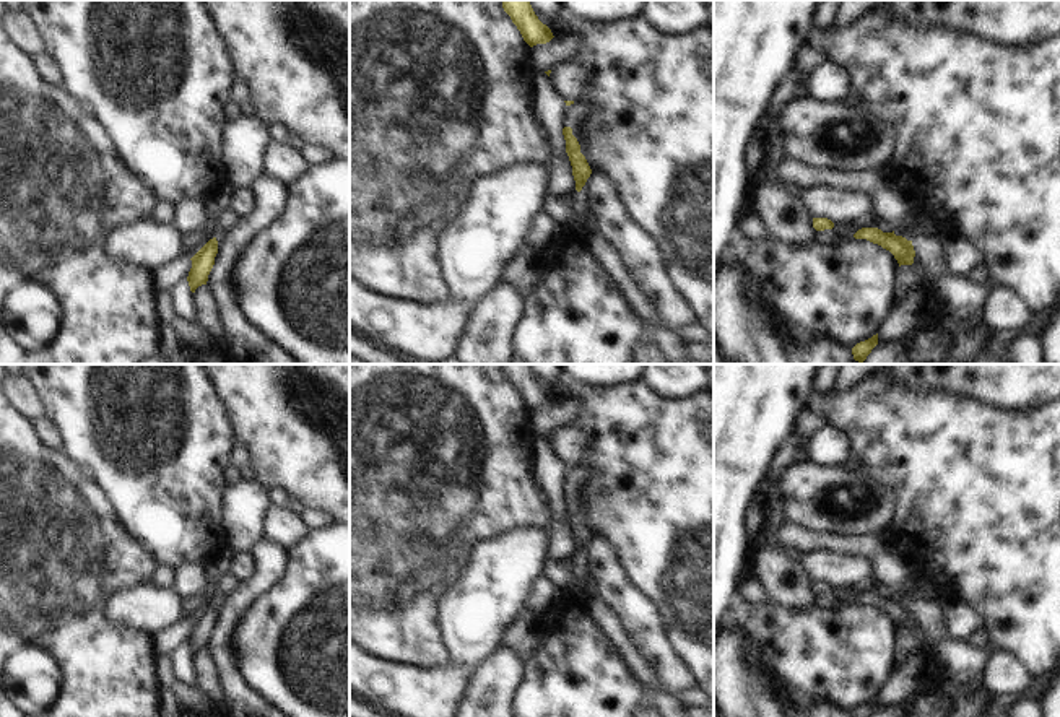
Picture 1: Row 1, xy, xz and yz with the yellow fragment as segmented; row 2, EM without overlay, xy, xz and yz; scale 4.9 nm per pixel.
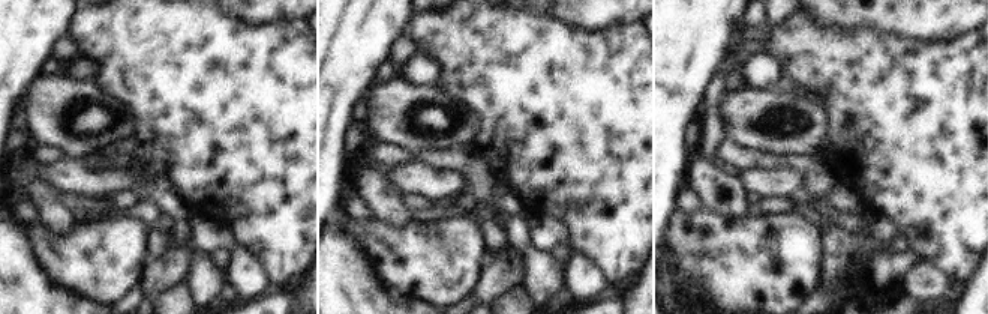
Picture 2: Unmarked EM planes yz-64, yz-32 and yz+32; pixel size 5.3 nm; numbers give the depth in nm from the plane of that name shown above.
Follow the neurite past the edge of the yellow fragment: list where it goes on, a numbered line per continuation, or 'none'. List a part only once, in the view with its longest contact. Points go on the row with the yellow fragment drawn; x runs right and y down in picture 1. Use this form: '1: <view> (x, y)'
none

